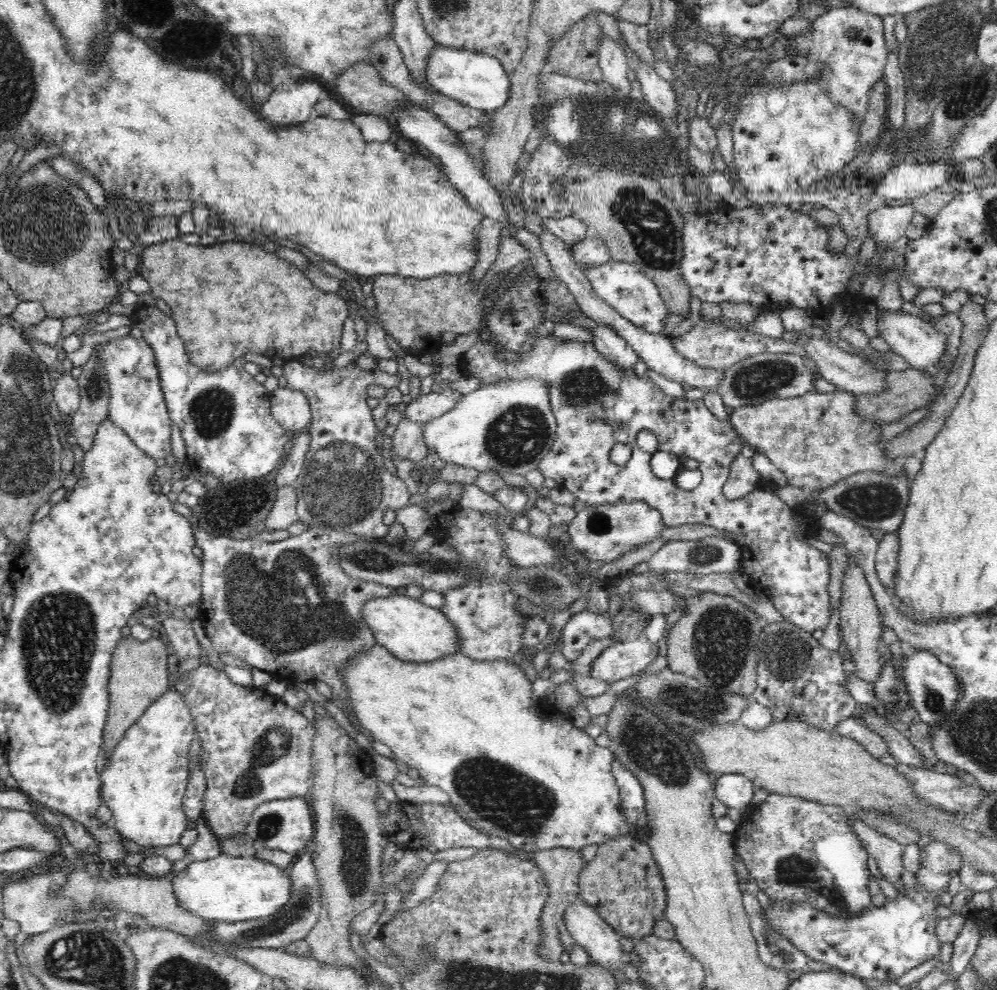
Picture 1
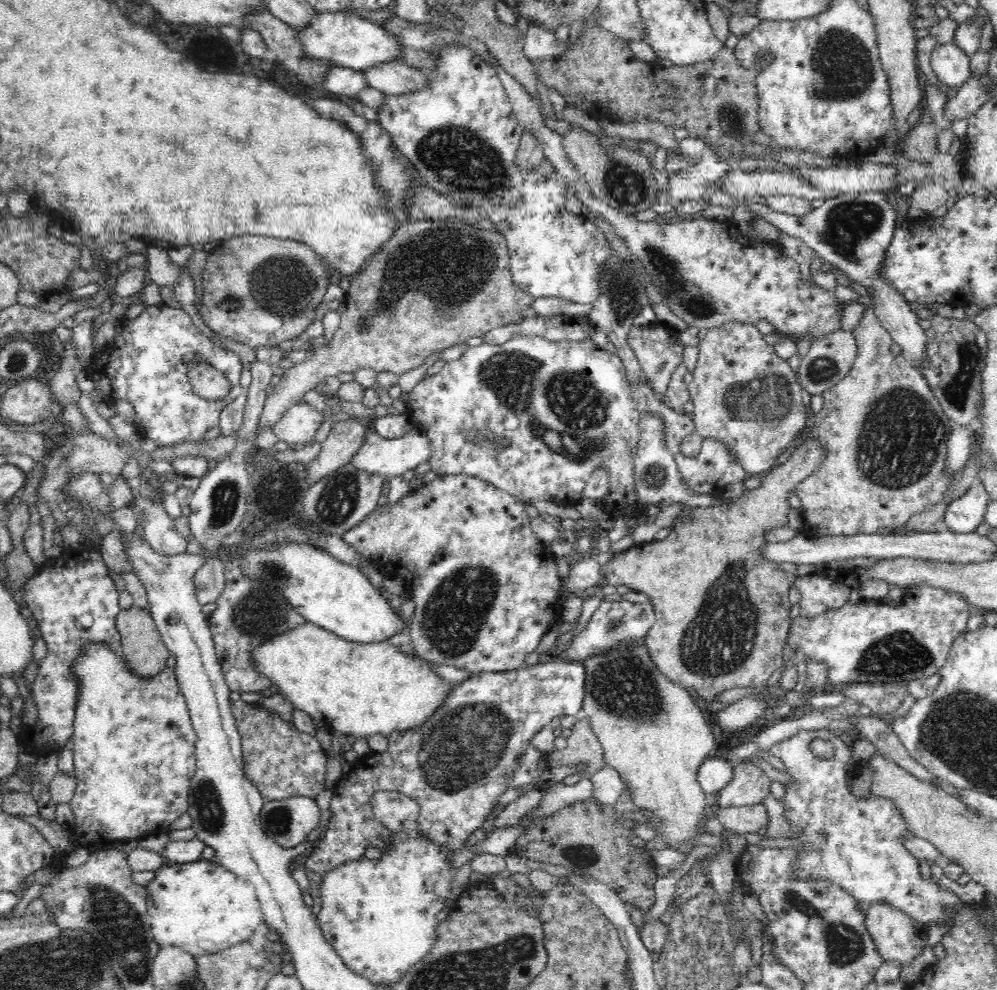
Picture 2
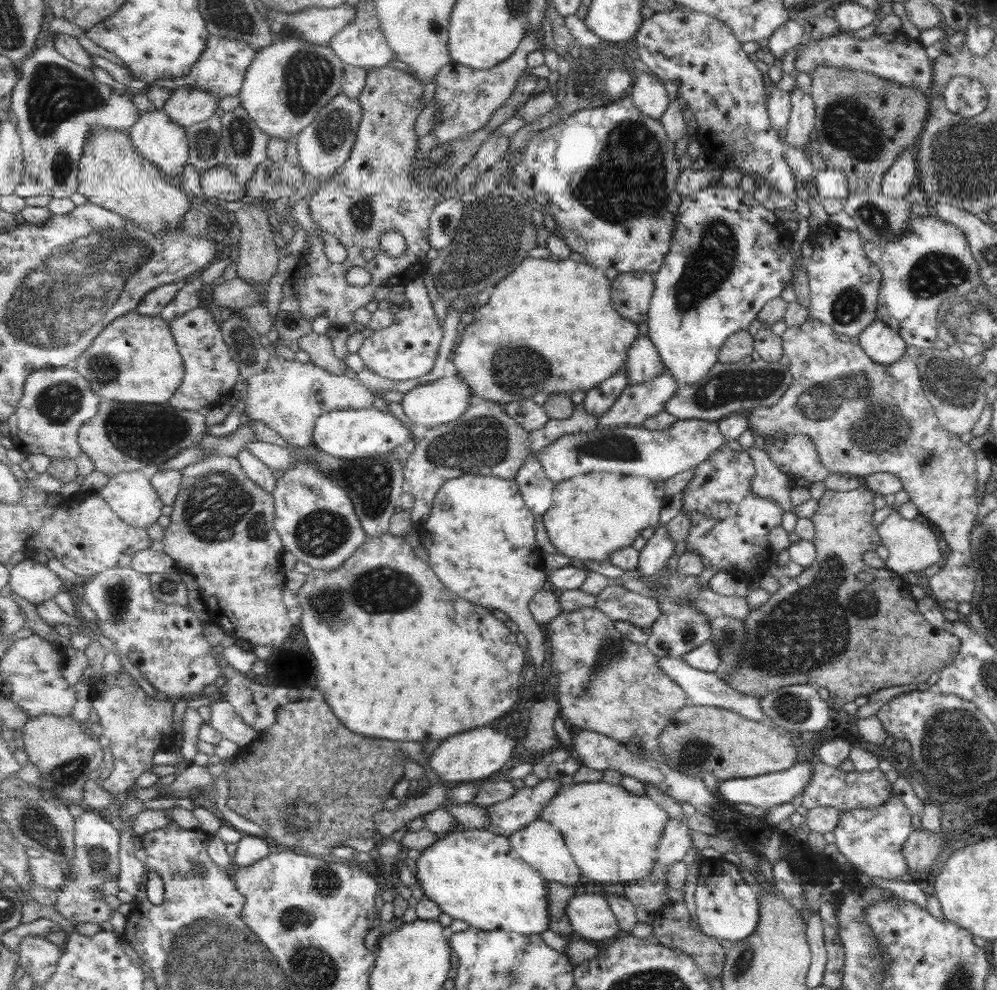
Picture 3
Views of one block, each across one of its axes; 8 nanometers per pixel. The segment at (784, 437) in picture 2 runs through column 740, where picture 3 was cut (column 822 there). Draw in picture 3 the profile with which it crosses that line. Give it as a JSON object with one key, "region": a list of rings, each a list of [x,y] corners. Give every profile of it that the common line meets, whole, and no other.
{"region":[[[807,315],[805,322],[795,328],[786,328],[781,334],[782,354],[789,360],[792,378],[790,385],[773,406],[752,408],[747,411],[749,429],[764,440],[776,434],[804,434],[814,444],[817,459],[829,473],[864,478],[876,473],[894,475],[909,496],[919,515],[943,535],[948,545],[945,564],[932,577],[922,579],[927,594],[935,604],[949,600],[969,603],[975,590],[975,565],[969,544],[969,532],[979,509],[976,497],[974,451],[957,435],[940,427],[934,410],[925,398],[920,385],[915,361],[907,354],[891,364],[873,362],[857,345],[842,342],[830,327]]]}

